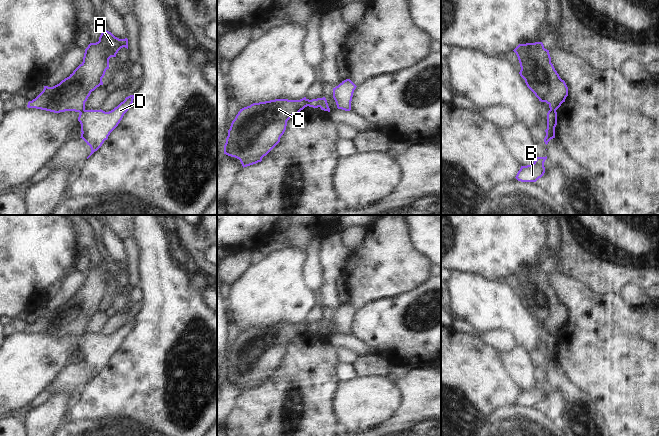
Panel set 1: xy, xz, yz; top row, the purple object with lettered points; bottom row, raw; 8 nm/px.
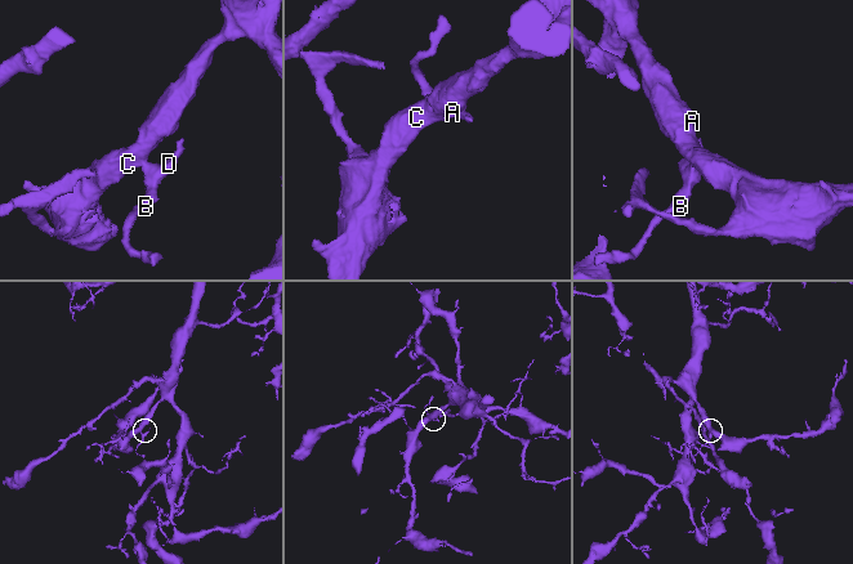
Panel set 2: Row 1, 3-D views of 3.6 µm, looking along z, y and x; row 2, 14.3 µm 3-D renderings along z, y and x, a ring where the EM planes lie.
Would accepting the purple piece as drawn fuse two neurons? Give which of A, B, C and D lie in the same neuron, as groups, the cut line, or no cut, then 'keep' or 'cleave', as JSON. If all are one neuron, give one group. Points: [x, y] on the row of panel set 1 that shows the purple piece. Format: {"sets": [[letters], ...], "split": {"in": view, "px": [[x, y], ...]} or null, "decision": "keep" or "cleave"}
{"sets": [["A", "C"], ["B", "D"]], "split": {"in": "xz", "px": [[306, 99], [308, 105]]}, "decision": "cleave"}

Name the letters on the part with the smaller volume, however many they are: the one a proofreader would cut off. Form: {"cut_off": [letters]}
{"cut_off": ["B", "D"]}

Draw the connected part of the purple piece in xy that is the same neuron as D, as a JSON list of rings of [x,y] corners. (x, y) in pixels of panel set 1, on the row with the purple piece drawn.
[[[134,95],[125,98],[117,107],[109,112],[103,110],[83,110],[78,121],[81,124],[81,137],[91,148],[87,159],[97,151],[110,133],[118,126],[124,114],[133,103]]]

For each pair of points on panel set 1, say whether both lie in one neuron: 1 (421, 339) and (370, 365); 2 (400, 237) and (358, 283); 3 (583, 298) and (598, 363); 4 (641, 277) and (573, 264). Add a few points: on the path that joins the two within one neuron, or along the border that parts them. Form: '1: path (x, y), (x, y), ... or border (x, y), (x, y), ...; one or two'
1: border (376, 354), (384, 358), (390, 365); two
2: path (389, 248), (387, 254), (369, 272); one
3: path (592, 314), (593, 332), (598, 337), (598, 347); one
4: path (624, 264), (590, 264); one

